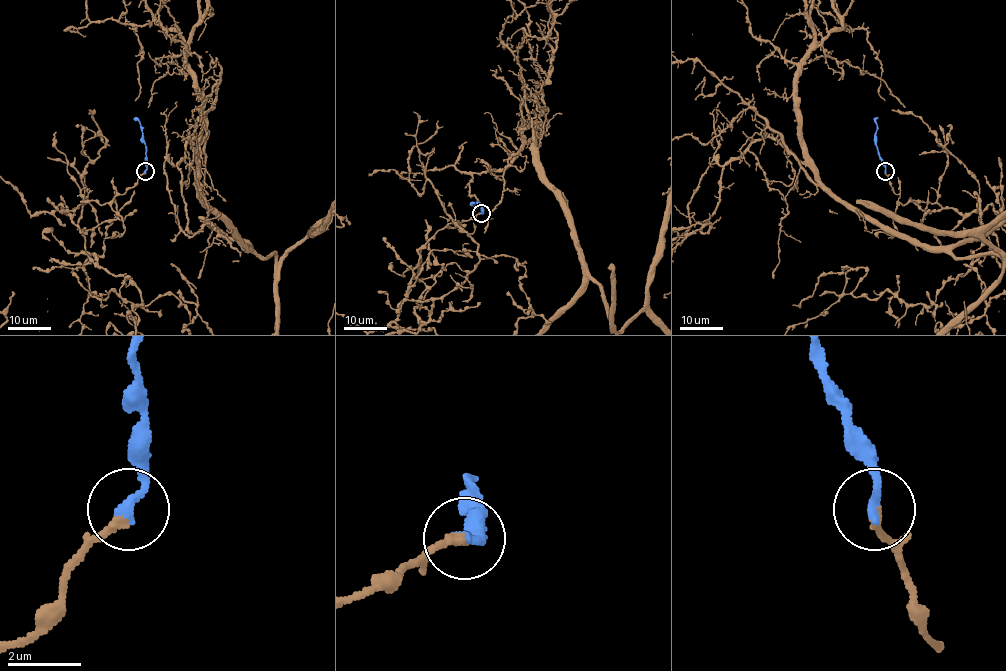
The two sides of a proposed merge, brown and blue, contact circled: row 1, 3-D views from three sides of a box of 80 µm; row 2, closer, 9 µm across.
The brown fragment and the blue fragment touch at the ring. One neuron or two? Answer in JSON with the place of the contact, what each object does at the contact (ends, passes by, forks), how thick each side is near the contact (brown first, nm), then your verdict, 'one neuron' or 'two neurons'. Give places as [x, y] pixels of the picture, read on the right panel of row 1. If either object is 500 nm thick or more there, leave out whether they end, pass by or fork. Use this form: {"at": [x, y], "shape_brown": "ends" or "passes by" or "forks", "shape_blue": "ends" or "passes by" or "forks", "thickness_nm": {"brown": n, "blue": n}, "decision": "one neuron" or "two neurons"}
{"at": [885, 171], "shape_brown": "ends", "shape_blue": "ends", "thickness_nm": {"brown": 240, "blue": 320}, "decision": "one neuron"}

